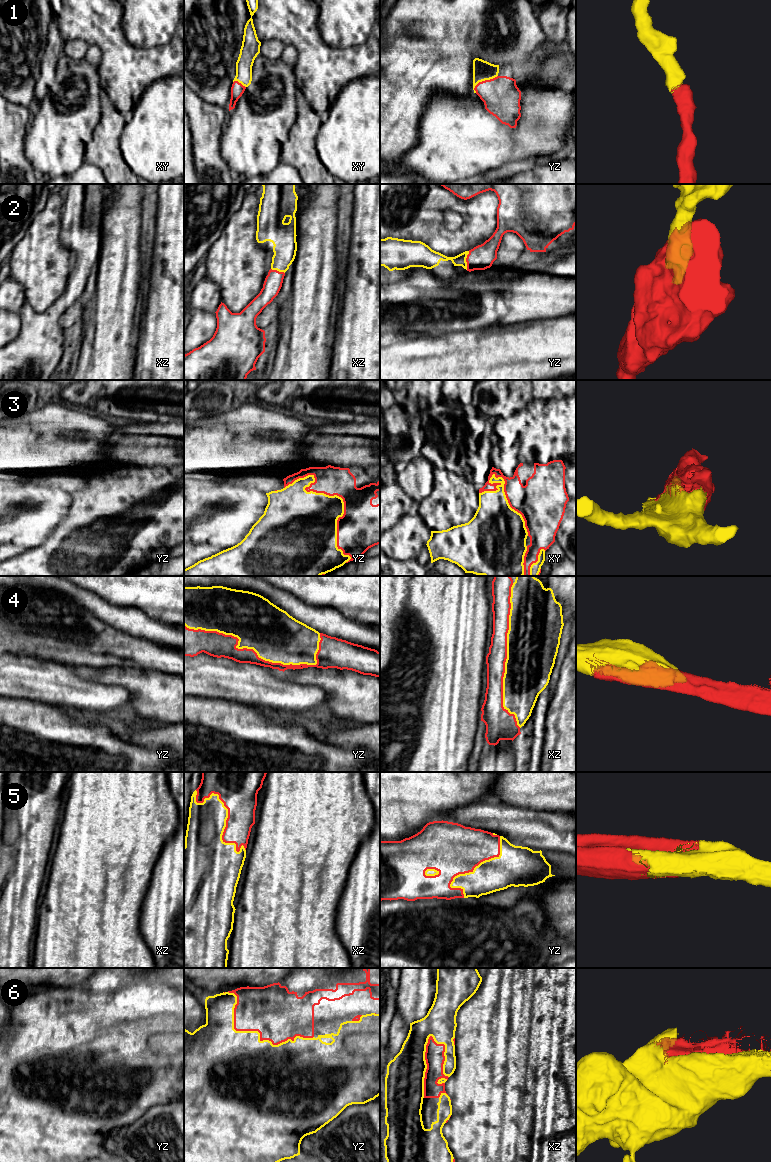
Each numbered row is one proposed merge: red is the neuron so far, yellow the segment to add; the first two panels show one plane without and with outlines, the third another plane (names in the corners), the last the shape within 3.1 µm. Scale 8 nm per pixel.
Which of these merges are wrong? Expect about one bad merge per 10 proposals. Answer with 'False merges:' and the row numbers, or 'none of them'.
False merges: none of them

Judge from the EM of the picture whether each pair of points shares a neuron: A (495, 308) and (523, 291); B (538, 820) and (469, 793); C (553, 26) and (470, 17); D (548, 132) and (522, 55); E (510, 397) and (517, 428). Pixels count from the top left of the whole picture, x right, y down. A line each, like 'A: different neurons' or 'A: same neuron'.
A: same neuron
B: different neurons
C: different neurons
D: different neurons
E: different neurons

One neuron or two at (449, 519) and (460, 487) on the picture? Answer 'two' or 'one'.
one

